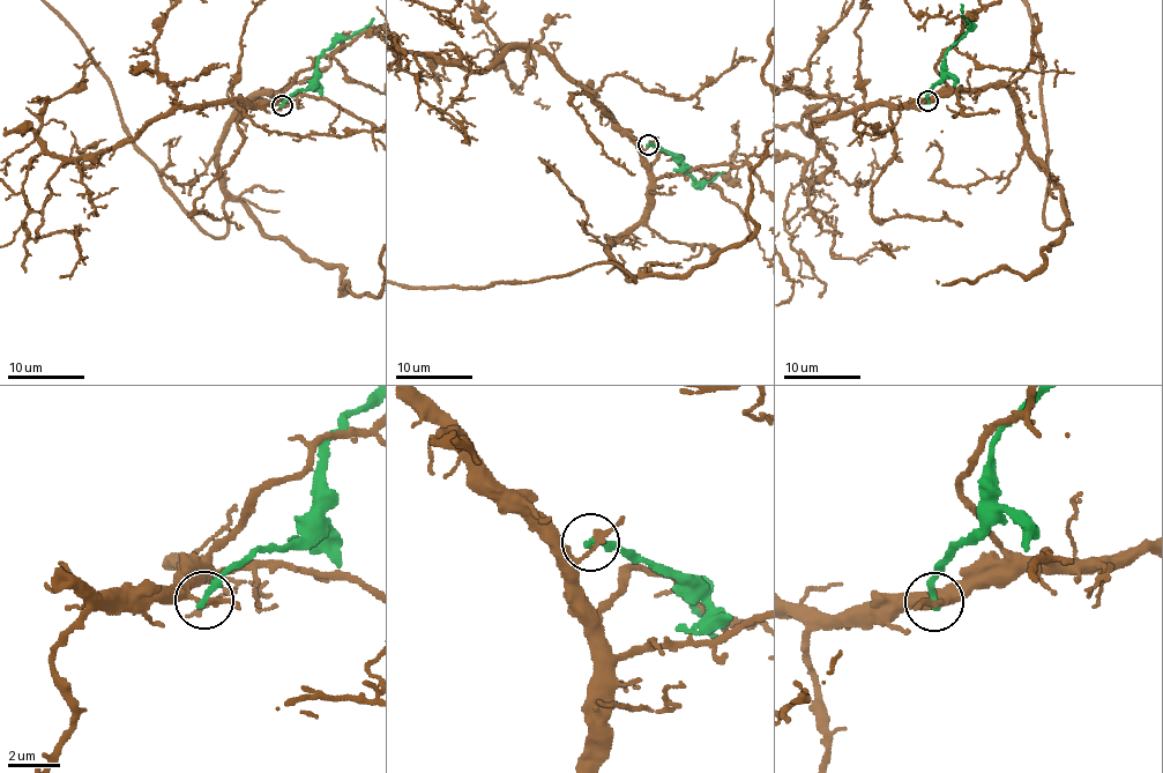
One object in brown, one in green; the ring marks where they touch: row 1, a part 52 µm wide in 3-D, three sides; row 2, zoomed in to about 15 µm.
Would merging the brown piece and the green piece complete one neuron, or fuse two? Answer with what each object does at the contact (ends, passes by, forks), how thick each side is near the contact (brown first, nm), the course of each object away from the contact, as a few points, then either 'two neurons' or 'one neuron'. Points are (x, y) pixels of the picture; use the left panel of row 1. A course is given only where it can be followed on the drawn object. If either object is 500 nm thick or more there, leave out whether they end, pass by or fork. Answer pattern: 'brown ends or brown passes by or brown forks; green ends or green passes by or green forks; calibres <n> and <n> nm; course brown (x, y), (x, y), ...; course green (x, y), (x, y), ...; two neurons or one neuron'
brown passes by; green ends; calibres 170 and 280 nm; course brown (282, 105), (240, 109), (220, 148), (226, 231), (204, 232), (81, 39); course green (282, 105), (310, 86), (317, 59), (374, 19); two neurons

